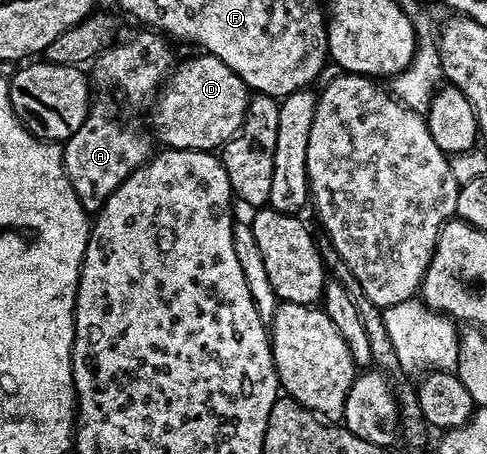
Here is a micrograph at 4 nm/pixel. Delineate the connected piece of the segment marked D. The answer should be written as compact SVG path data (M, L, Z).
M196 54L189 60L184 60L171 69L170 75L165 79L151 109L152 128L156 131L155 139L161 140L165 149L189 148L199 152L212 152L223 149L224 145L235 136L236 131L242 126L246 106L250 99L250 89L247 84L226 66L217 56Z

